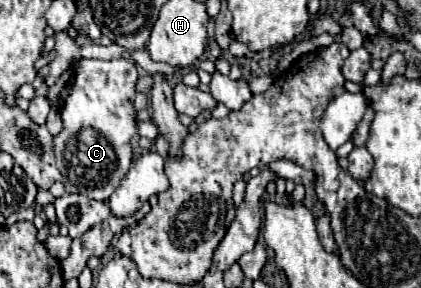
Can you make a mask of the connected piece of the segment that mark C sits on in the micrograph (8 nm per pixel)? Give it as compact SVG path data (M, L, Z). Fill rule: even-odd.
M82 59L76 67L72 91L60 113L64 129L54 137L56 161L68 193L106 201L132 165L130 137L136 135L136 63L130 59Z

